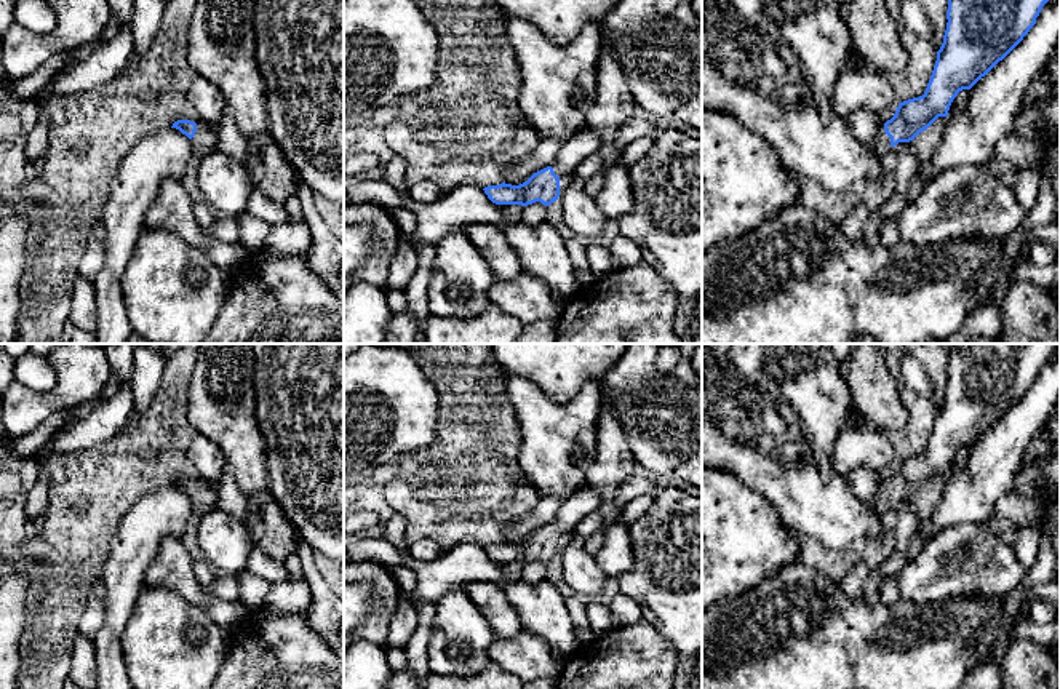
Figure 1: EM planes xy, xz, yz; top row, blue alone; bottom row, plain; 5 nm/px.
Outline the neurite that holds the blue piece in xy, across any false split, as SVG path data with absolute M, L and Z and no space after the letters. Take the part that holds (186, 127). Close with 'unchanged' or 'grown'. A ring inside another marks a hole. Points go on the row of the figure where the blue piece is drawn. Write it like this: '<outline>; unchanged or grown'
M177 120L173 123L171 128L179 129L182 134L185 134L192 141L193 155L203 158L209 153L217 152L217 142L219 142L217 126L201 120L198 121Z; grown

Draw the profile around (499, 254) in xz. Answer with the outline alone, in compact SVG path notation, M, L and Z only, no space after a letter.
M468 224L464 230L496 280L512 281L523 272L518 253L500 229L491 224Z

